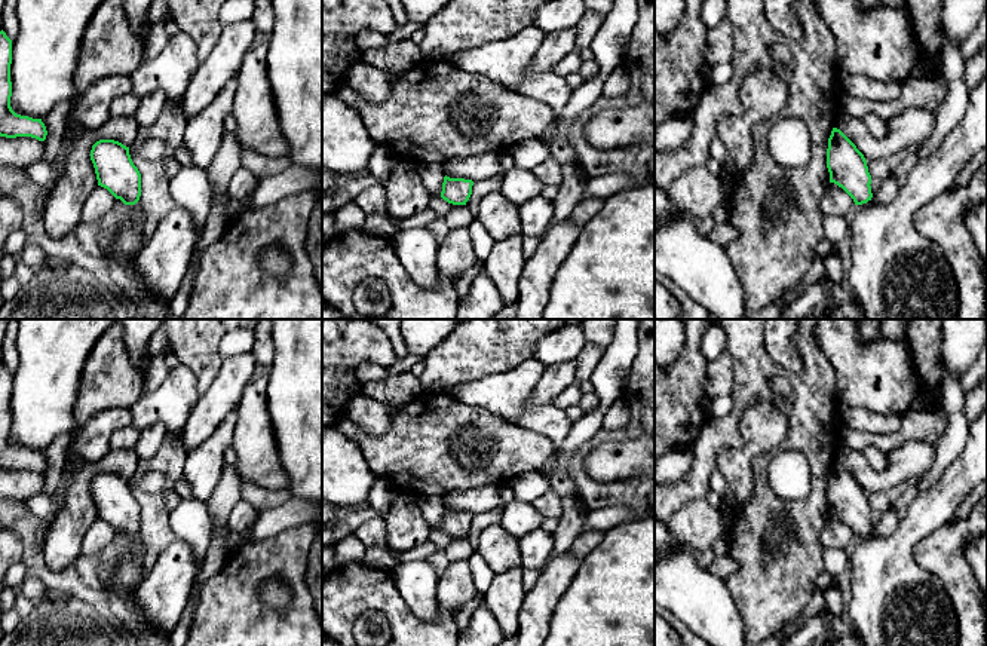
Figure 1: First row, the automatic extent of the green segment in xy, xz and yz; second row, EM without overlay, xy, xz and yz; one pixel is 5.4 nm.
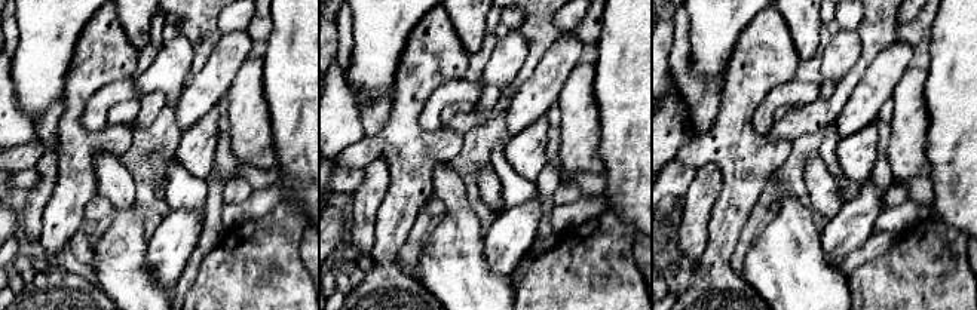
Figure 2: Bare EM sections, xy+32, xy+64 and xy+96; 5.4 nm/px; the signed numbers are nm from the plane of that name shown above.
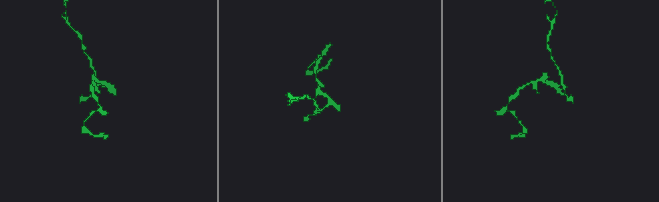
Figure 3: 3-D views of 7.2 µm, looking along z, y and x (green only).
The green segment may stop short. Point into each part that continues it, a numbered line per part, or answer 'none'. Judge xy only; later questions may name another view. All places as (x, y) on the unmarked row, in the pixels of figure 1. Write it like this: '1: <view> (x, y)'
1: xy (123, 576)

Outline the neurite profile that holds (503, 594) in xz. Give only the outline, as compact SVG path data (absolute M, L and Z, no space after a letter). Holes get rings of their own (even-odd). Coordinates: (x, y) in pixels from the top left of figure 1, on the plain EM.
M522 567L494 573L491 582L482 588L482 594L503 636L517 636L519 630L519 610L525 597L522 590Z

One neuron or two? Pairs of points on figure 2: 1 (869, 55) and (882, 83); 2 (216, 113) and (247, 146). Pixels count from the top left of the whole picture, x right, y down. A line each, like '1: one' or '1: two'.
1: two
2: two

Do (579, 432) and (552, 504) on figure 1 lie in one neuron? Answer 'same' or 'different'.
different

